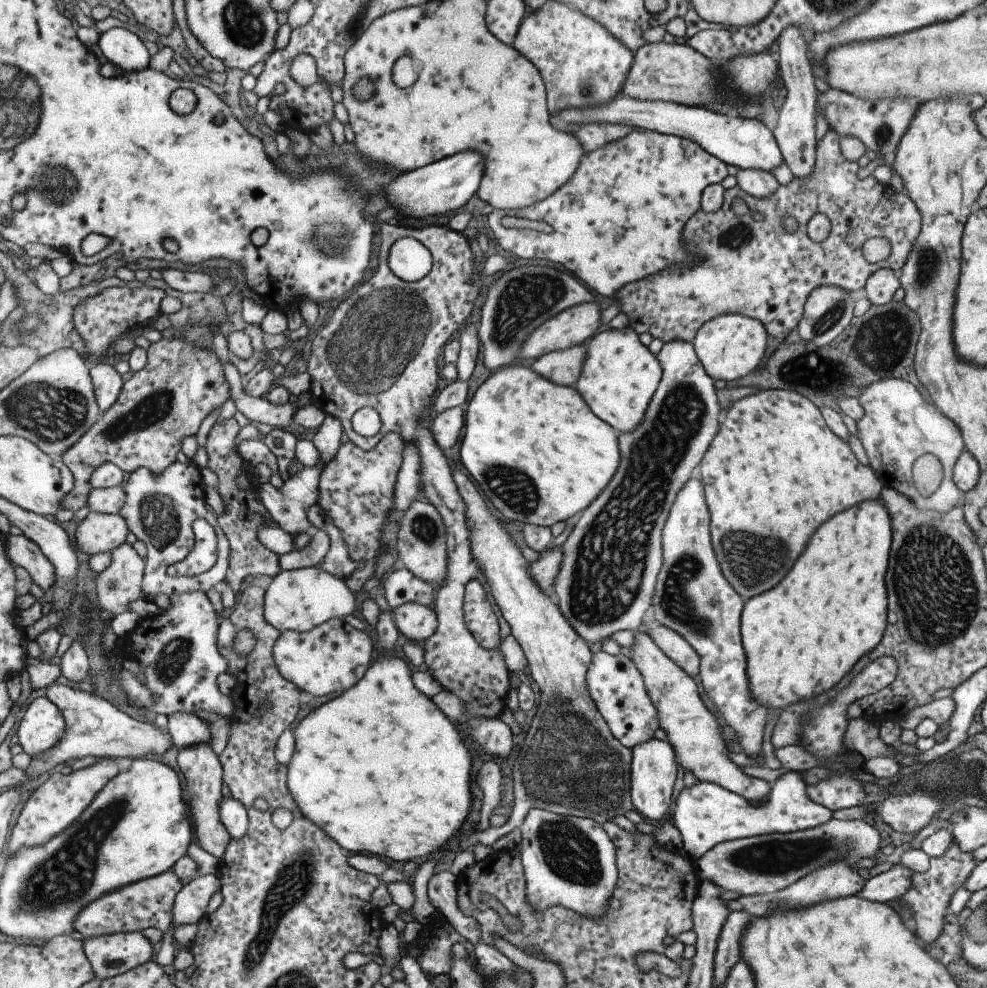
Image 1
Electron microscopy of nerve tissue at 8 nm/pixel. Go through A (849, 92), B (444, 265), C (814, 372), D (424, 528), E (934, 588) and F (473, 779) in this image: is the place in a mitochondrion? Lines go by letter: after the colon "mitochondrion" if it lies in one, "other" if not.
A: other
B: other
C: mitochondrion
D: mitochondrion
E: mitochondrion
F: other

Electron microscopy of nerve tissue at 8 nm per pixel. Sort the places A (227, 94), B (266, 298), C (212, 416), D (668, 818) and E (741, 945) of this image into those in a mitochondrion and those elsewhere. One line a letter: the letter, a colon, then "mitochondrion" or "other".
A: other
B: other
C: other
D: other
E: other

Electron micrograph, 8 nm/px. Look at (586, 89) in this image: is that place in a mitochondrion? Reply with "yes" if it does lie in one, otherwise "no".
yes

